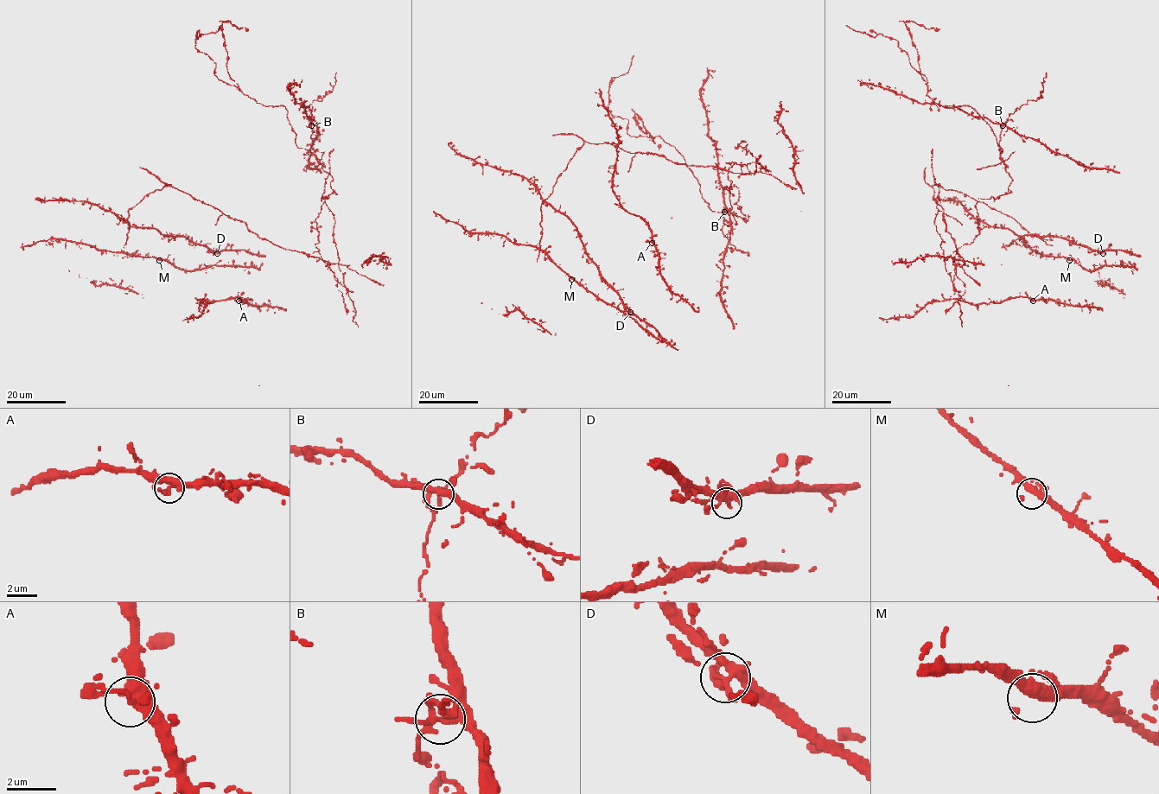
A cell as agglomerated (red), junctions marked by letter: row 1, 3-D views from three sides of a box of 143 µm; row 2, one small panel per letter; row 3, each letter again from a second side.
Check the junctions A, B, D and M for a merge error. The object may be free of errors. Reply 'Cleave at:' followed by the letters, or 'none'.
Cleave at: B

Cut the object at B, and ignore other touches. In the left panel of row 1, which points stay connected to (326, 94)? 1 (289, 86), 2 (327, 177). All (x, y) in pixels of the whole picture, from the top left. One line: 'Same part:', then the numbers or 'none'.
Same part: 2

